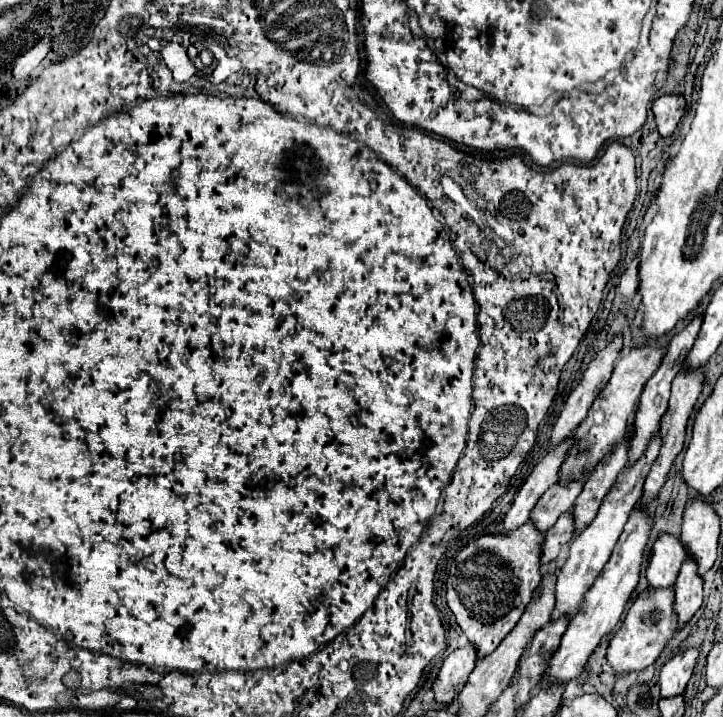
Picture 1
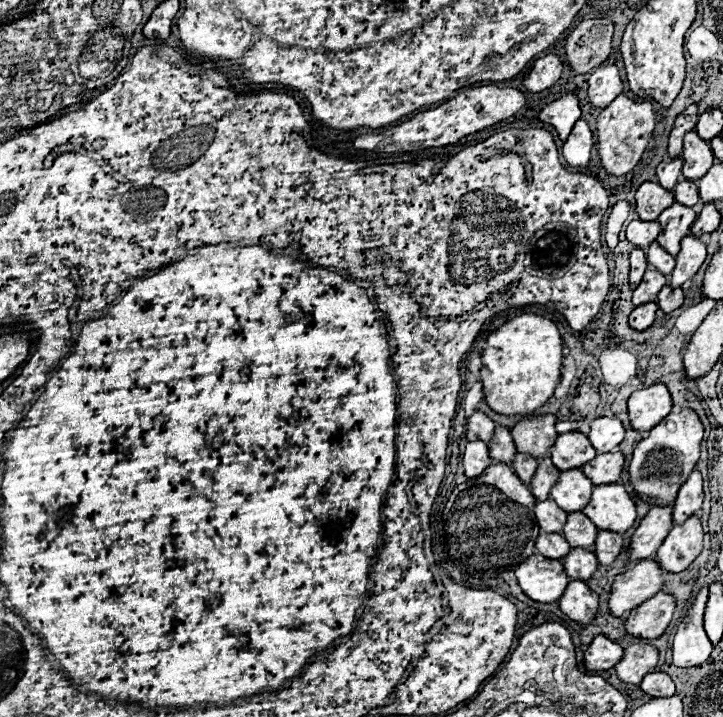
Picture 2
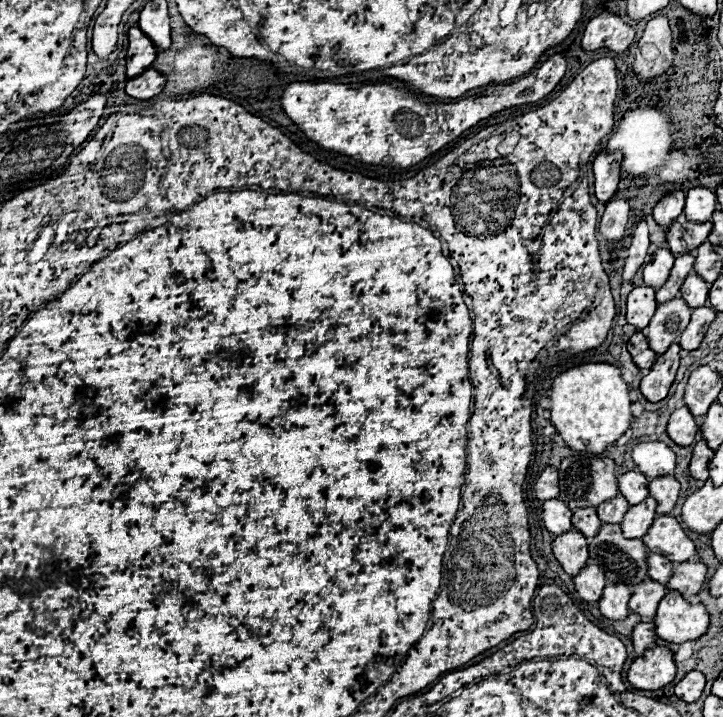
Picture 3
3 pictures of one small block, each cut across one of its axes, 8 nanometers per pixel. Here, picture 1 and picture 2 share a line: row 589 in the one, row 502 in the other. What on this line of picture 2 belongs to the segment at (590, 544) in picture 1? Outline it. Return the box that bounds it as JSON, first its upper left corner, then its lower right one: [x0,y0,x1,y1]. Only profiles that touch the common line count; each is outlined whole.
[550,468,592,512]

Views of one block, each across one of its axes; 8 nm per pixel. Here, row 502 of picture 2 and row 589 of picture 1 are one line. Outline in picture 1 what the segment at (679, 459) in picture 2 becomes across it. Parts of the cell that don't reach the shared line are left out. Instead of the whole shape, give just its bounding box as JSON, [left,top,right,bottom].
[606,588,676,674]

